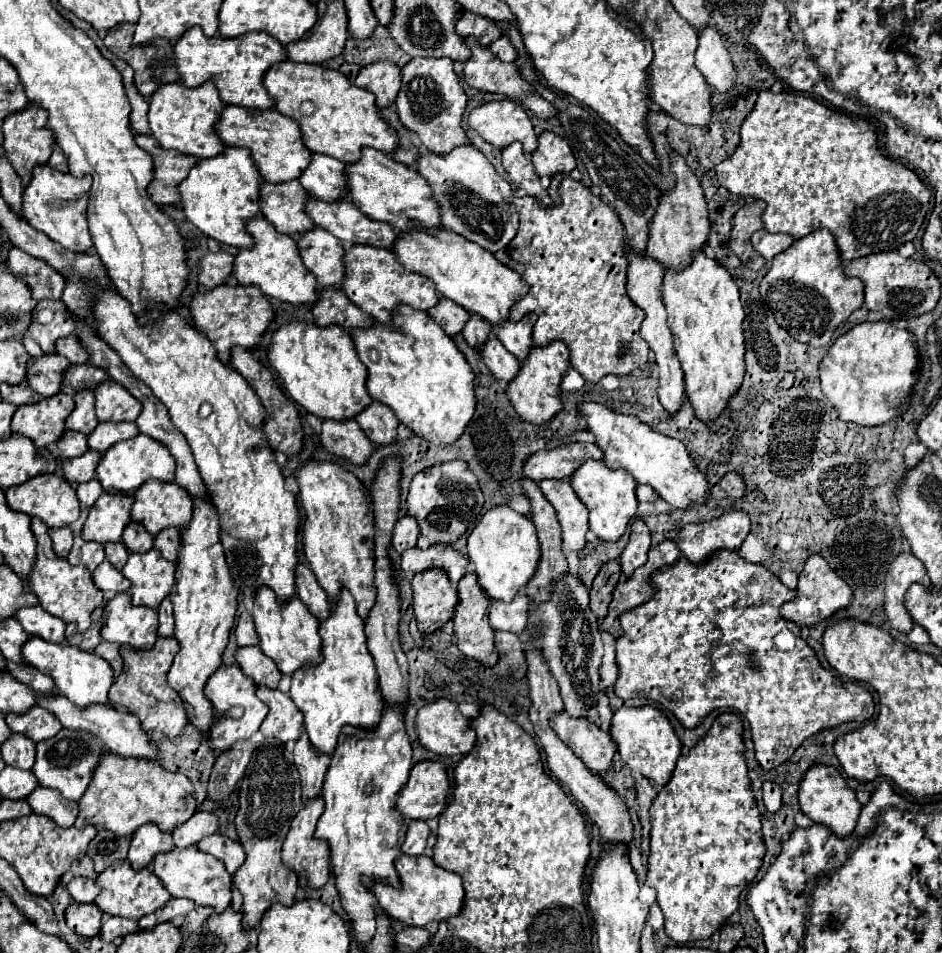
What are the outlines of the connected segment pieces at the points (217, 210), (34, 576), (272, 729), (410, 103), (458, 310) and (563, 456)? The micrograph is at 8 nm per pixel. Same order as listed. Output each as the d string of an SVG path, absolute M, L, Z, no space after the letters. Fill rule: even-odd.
M225 146L217 156L201 158L179 184L179 194L187 220L191 220L205 236L235 248L249 248L253 244L253 238L245 230L245 220L259 212L259 172L249 158L249 150Z
M31 518L31 530L37 538L37 562L29 576L29 588L37 594L39 604L49 614L59 616L63 622L77 622L77 630L87 630L91 624L91 612L103 604L103 592L97 590L89 570L85 570L83 566L69 566L67 560L55 556L47 532L49 528L39 518Z
M259 686L257 696L269 706L269 712L261 724L263 736L277 738L281 742L297 740L303 728L303 714L297 710L293 700L281 690L269 690L267 686Z
M413 58L401 68L401 90L397 94L399 120L419 134L421 142L437 154L451 152L453 146L461 146L467 140L461 128L461 116L467 104L467 96L459 86L459 78L453 72L449 58Z
M439 296L437 300L437 306L433 310L427 310L427 314L449 334L449 336L455 336L463 330L465 322L469 320L469 312L461 306L457 306L453 300L449 298L443 298Z
M573 442L571 446L557 446L553 450L541 450L525 460L525 476L541 482L545 478L567 478L585 460L601 460L601 450L589 442Z

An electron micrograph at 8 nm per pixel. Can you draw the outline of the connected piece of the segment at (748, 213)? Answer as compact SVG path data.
M753 200L745 204L741 210L737 210L737 214L733 216L733 228L729 238L729 248L739 256L739 260L749 270L755 270L755 272L767 264L763 256L759 256L749 242L751 234L763 228L763 222L761 222L763 210L765 210L765 202L761 200Z

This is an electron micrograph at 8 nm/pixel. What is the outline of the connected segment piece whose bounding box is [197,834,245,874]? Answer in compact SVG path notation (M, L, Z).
M211 834L209 838L201 838L201 842L197 842L197 846L199 846L199 850L223 860L229 874L235 874L235 870L245 862L245 850L243 850L241 842L231 840L223 834Z

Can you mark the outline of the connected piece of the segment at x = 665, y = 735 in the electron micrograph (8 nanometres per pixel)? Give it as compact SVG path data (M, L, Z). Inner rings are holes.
M623 706L619 710L613 712L613 720L611 720L611 730L609 730L611 738L615 740L621 760L637 774L643 774L649 780L655 780L657 784L667 784L673 770L675 770L675 762L681 754L681 742L675 736L667 716L657 710L655 706Z

